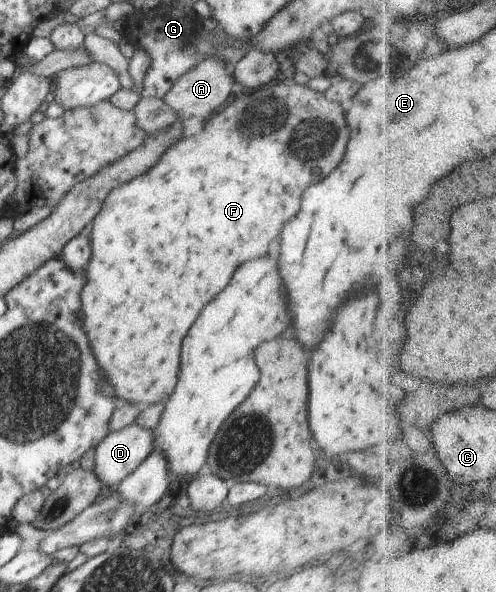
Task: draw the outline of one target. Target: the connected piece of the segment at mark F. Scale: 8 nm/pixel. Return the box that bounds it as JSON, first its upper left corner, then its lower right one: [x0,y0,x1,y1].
[81,78,346,407]

